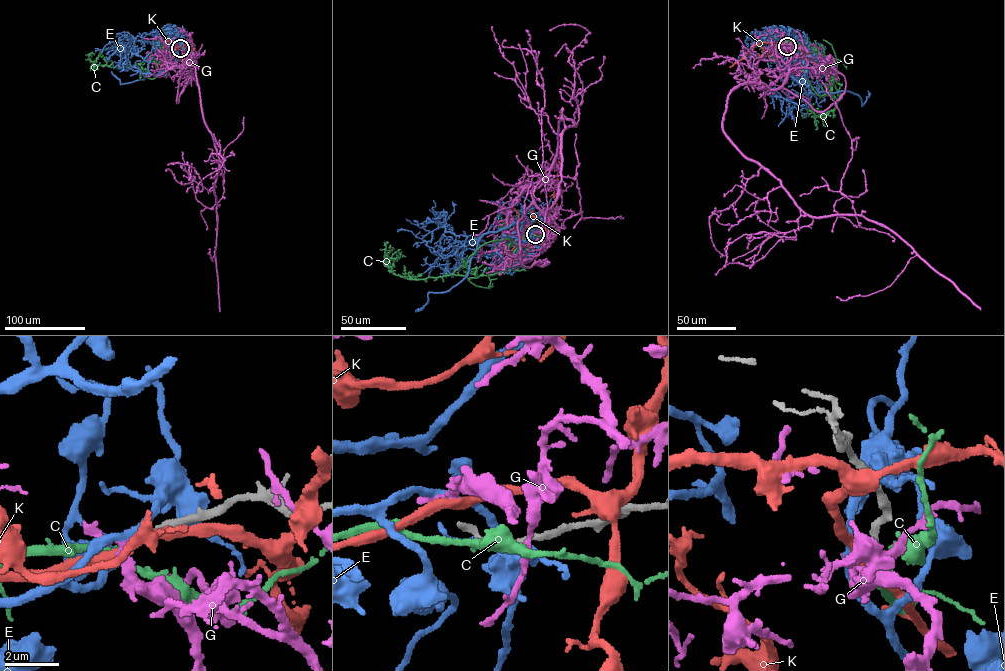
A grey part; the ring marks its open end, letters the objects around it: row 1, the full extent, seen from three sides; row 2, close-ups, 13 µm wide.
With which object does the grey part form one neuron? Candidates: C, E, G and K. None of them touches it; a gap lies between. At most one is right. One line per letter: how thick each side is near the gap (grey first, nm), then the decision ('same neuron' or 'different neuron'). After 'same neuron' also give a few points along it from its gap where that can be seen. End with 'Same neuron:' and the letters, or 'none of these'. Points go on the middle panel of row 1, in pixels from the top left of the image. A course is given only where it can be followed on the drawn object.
C: 280 nm thick on the grey side, 240 nm on the other; same neuron; it runs (534, 235), (499, 272), (466, 276), (483, 244), (514, 245), (502, 226), (518, 228), (514, 216)
E: 280 nm thick on the grey side, 240 nm on the other; different neuron
G: 280 nm thick on the grey side, 160 nm on the other; different neuron
K: 280 nm thick on the grey side, 340 nm on the other; different neuron
Same neuron: C

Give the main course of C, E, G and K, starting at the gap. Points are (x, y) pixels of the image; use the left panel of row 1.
C: (180, 48), (142, 61), (143, 76), (155, 78), (167, 65), (168, 50), (159, 43), (165, 34)
E: (180, 48), (171, 50), (165, 43), (173, 56), (154, 75), (128, 68), (122, 43), (110, 42), (101, 53)
G: (180, 48), (196, 62), (190, 72), (180, 72), (195, 67), (203, 119), (218, 156), (212, 261), (209, 248)
K: (180, 48), (185, 48), (188, 42), (193, 50)

